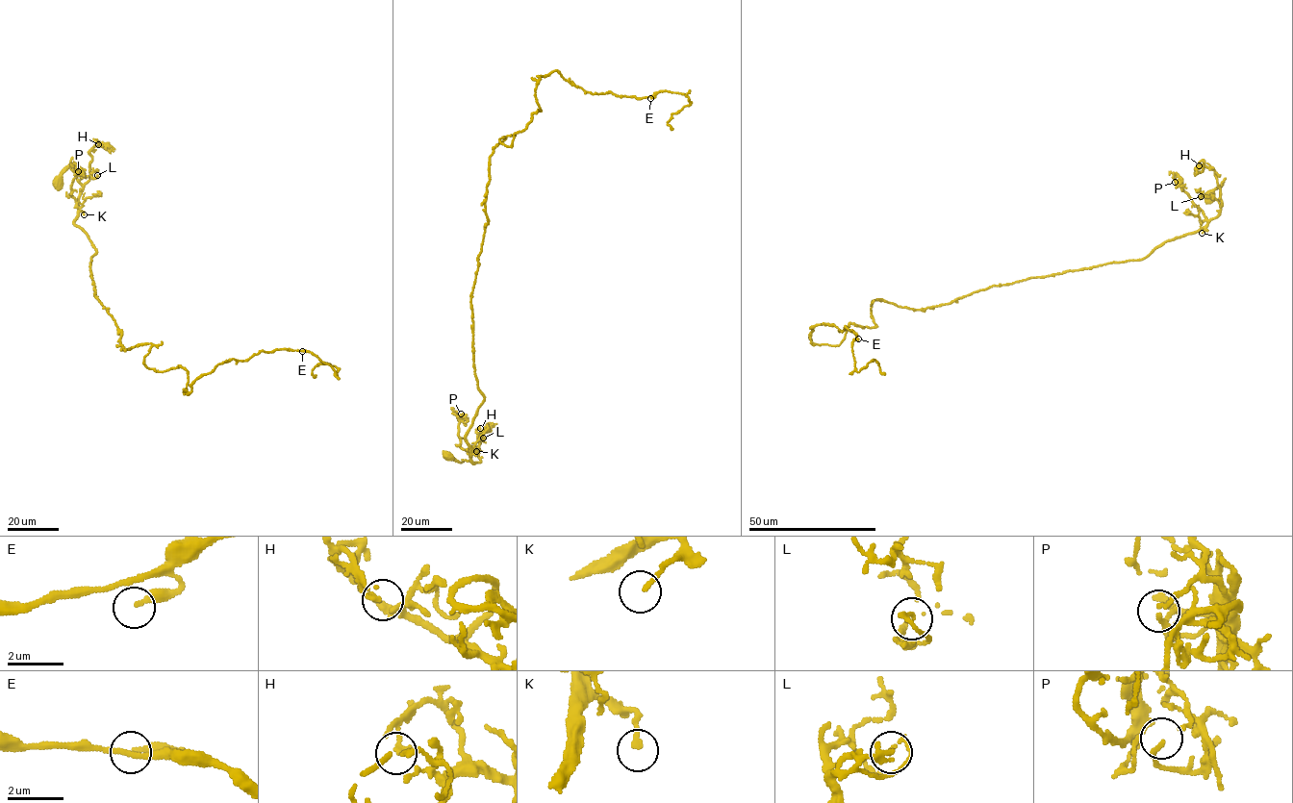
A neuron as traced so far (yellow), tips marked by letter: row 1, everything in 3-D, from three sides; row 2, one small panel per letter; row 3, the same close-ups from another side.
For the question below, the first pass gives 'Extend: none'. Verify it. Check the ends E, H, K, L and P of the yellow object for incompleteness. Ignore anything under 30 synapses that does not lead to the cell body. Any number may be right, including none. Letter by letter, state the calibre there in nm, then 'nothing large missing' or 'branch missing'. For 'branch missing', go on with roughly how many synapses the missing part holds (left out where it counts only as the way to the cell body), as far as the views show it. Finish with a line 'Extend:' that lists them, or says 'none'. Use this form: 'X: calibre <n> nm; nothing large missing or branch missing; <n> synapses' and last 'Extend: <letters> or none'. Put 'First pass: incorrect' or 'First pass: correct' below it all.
E: calibre 280 nm; nothing large missing
H: calibre 200 nm; nothing large missing
K: calibre 170 nm; nothing large missing
L: calibre 120 nm; nothing large missing
P: calibre 170 nm; nothing large missing
Extend: none
First pass: correct

